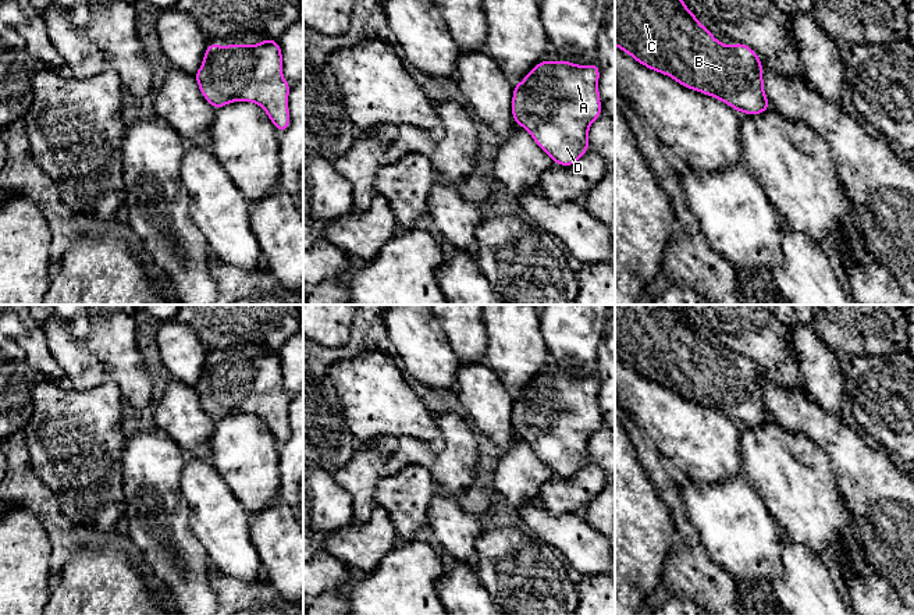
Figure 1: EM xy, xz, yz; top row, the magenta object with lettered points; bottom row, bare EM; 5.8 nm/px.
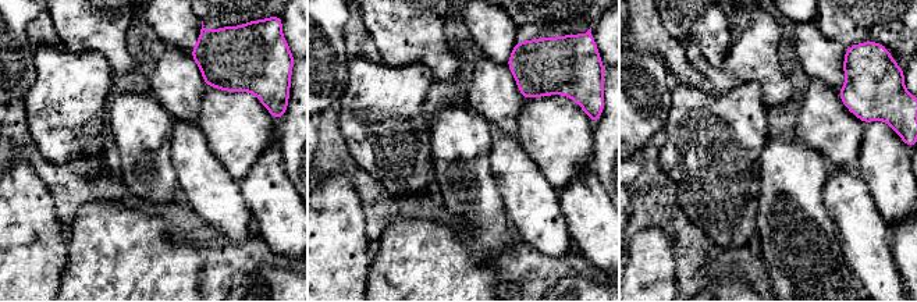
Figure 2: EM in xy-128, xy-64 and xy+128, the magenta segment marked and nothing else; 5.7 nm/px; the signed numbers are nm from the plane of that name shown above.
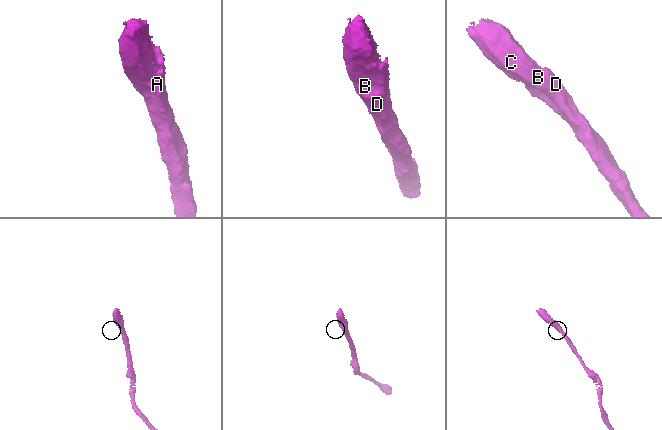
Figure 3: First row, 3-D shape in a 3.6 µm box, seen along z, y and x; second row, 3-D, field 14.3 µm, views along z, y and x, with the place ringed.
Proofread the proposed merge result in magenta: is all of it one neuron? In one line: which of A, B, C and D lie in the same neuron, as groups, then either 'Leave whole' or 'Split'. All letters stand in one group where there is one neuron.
Groups: A B C D. Leave whole

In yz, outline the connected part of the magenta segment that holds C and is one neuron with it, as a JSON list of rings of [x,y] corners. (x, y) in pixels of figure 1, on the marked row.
[[[615,0],[615,46],[644,67],[728,103],[733,110],[755,115],[771,106],[757,53],[739,42],[733,47],[718,42],[683,0]]]

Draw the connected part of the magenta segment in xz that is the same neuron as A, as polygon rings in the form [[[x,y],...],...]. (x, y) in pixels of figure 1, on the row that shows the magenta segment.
[[[540,61],[523,81],[513,85],[512,115],[556,164],[569,167],[588,150],[588,128],[601,113],[598,65],[568,61]]]

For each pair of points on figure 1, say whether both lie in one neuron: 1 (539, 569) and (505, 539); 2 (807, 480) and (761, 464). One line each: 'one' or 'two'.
1: one
2: one

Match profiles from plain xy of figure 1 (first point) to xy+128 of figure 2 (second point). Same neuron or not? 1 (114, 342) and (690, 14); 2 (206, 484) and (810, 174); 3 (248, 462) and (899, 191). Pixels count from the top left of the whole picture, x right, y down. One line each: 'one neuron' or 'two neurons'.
1: two neurons
2: two neurons
3: one neuron

